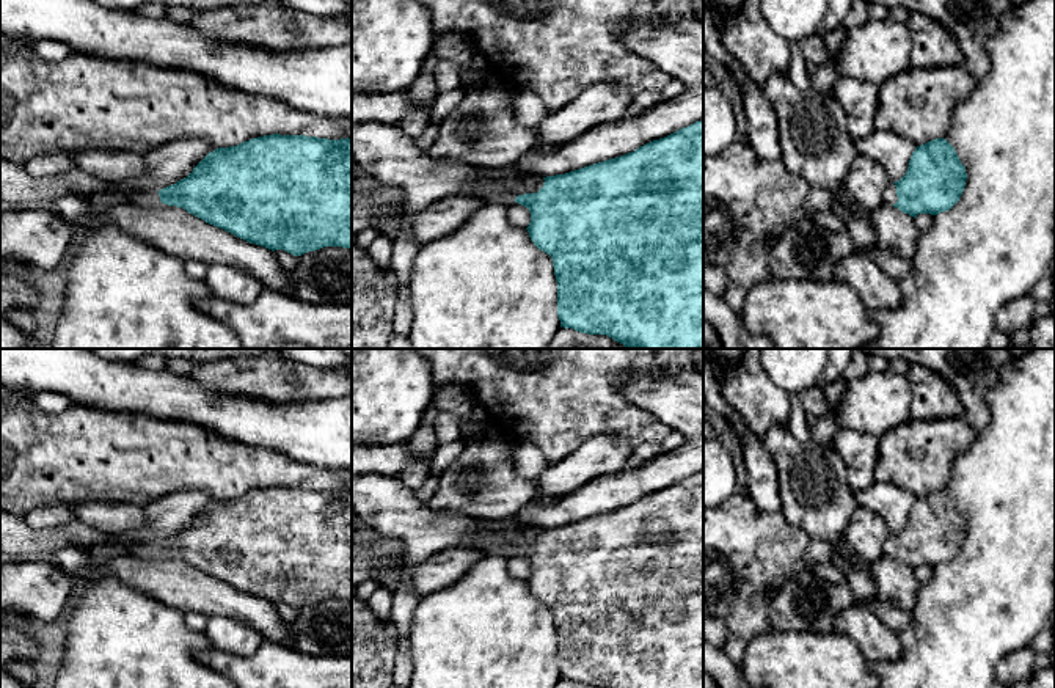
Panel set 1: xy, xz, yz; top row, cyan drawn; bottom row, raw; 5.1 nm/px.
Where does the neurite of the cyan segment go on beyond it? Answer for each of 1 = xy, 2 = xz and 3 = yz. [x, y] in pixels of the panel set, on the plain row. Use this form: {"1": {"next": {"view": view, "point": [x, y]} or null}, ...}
{"1": {"next": {"view": "xy", "point": [142, 550]}}, "2": {"next": {"view": "xz", "point": [539, 536]}}, "3": {"next": {"view": "yz", "point": [889, 548]}}}

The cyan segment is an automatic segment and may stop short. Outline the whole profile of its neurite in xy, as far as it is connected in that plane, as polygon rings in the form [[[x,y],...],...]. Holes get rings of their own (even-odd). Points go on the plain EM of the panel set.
[[[273,485],[217,500],[187,529],[159,543],[138,543],[132,548],[132,554],[140,558],[155,553],[182,559],[209,576],[272,603],[284,602],[301,608],[323,598],[352,600],[352,490]]]

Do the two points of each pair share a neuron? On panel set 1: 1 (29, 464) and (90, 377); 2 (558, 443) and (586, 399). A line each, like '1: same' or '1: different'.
1: different
2: same

